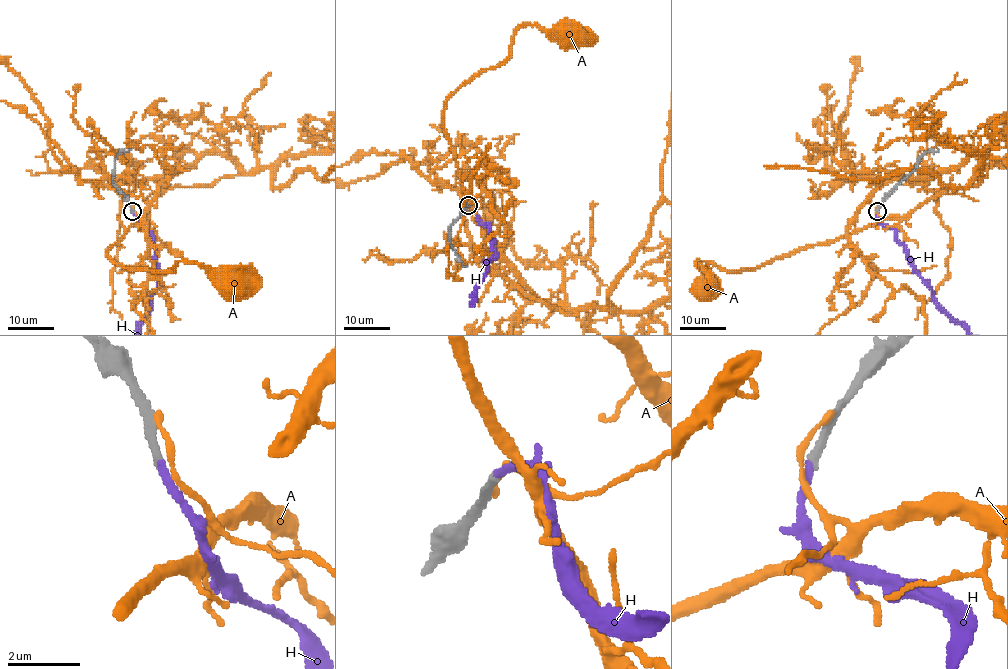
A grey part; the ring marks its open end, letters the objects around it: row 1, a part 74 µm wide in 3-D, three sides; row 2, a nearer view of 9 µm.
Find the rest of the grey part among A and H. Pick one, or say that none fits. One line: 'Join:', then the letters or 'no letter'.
Join: H

